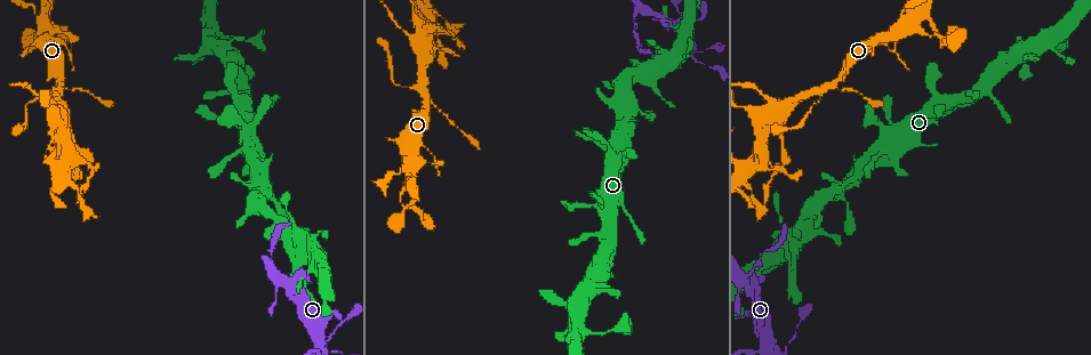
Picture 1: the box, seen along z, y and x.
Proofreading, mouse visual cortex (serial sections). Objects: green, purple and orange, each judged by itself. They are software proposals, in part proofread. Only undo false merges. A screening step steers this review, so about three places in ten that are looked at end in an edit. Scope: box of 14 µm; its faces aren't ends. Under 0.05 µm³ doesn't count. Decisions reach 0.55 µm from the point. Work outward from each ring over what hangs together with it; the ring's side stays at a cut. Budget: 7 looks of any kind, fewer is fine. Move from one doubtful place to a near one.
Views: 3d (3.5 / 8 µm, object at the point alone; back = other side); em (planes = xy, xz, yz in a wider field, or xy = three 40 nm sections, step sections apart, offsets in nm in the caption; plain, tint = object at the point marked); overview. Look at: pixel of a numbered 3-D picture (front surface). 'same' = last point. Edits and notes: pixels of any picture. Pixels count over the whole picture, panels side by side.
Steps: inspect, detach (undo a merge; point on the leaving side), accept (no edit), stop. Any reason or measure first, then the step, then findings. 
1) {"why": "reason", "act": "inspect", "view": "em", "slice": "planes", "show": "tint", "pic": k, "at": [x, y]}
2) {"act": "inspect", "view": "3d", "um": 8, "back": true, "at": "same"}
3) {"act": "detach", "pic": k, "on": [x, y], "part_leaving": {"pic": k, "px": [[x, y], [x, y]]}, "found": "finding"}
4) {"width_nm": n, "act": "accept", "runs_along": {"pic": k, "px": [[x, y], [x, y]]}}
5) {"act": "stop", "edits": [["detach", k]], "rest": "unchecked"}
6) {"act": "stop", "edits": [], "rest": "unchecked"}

{"why": "thin neck", "act": "inspect", "view": "3d", "um": 3.5, "pic": 1, "at": [403, 205]}

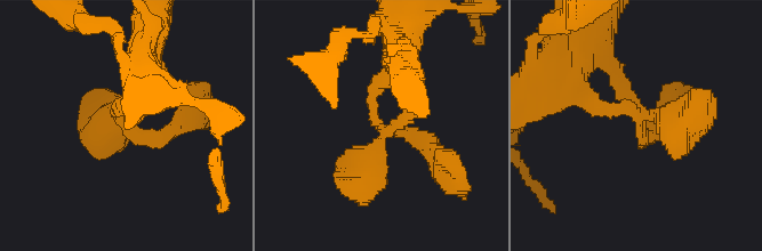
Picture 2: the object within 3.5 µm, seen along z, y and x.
{"act": "inspect", "view": "em", "slice": "planes", "show": "tint", "pic": 2, "at": [638, 124]}

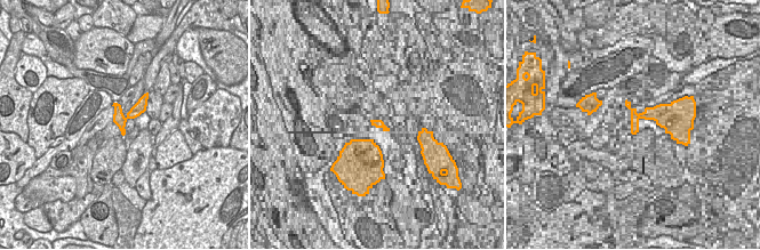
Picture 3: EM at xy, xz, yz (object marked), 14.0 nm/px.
{"width_nm": 200, "act": "accept", "runs_along": {"pic": 2, "px": [[392, 70], [370, 94], [385, 137], [357, 187]]}, "found": "one cell here"}

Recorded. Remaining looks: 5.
{"why": "three-way junction", "act": "inspect", "view": "3d", "um": 3.5, "pic": 1, "at": [838, 88]}

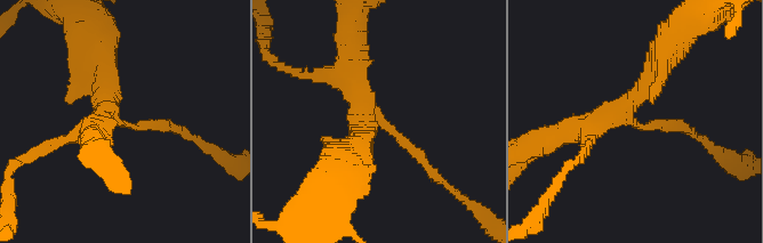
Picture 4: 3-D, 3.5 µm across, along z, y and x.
{"arms": 3, "arm_widths_nm": [150, 300, 350], "act": "inspect", "view": "em", "slice": "xy", "step": 3, "show": "tint", "pic": 4, "at": [635, 121]}

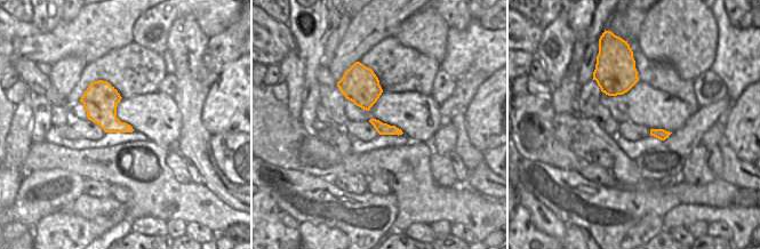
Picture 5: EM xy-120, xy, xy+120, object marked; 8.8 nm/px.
{"why": "another direction", "act": "inspect", "view": "em", "slice": "xy", "step": 5, "show": "tint", "at": "same"}

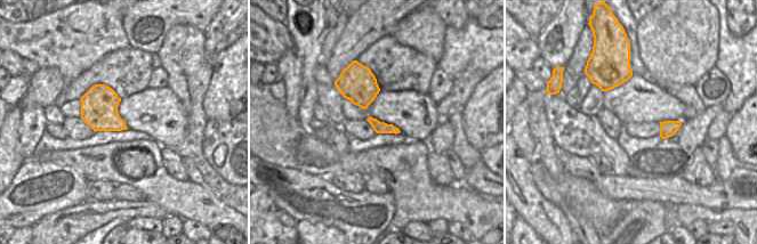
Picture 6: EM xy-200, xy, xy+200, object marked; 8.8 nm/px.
{"act": "accept", "runs_along": {"pic": 4, "px": [[105, 77], [113, 122], [179, 129]]}, "found": "one cell here"}

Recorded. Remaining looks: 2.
{"why": "sudden change in width", "act": "inspect", "view": "3d", "um": 3.5, "pic": 1, "at": [768, 97]}

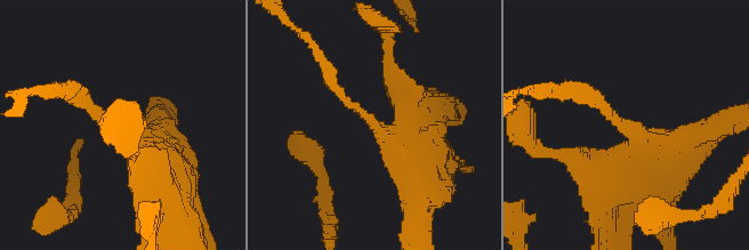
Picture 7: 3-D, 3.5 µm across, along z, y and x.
{"act": "detach", "pic": 7, "on": [584, 93], "part_leaving": {"pic": 7, "px": [[606, 109], [586, 90], [533, 90]]}, "found": "two cells meet here"}

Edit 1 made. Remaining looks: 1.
{"act": "stop", "edits": [["detach", 7]], "rest": "unchecked"}

